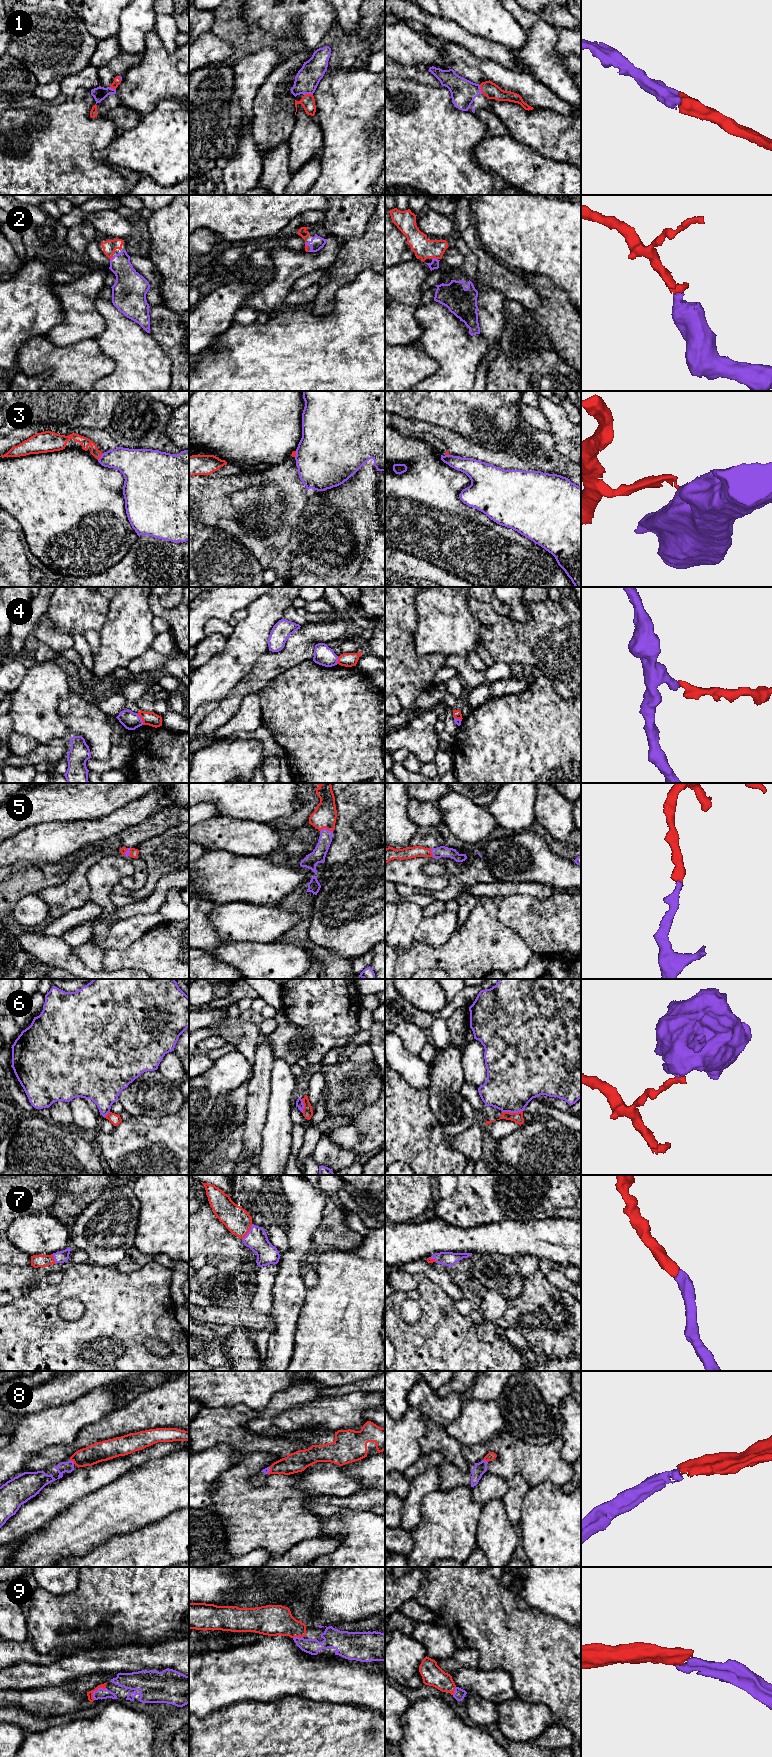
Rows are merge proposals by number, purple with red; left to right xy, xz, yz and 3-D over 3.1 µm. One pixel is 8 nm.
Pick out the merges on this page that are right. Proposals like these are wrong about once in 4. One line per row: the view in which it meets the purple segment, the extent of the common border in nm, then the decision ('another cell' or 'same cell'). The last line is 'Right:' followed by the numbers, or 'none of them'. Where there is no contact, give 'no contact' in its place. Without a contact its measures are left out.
1: contact in xz; length 70 nm; same cell
2: contact in yz; length 50 nm; same cell
3: contact in xy; length 80 nm; another cell
4: contact in xy; length 110 nm; another cell
5: contact in xz; length 100 nm; same cell
6: contact in yz; length 160 nm; another cell
7: contact in xz; length 150 nm; same cell
8: contact in xy; length 50 nm; same cell
9: contact in xy; length 140 nm; same cell
Right: 1, 2, 5, 7, 8, 9

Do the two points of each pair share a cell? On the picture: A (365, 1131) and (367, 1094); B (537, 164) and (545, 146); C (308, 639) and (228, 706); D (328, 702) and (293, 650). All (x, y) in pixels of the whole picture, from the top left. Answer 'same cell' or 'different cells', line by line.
A: different cells
B: different cells
C: same cell
D: different cells

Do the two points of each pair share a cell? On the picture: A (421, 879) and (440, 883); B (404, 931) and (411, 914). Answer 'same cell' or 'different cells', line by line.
A: same cell
B: same cell

